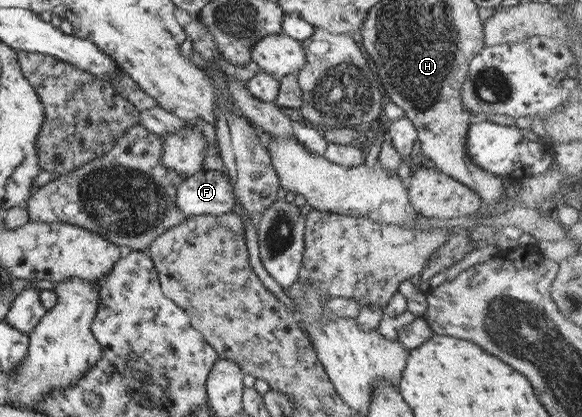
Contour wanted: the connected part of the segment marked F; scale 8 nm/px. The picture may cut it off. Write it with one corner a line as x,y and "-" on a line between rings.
201,169
177,186
175,206
187,216
222,215
234,211
233,190
224,173

